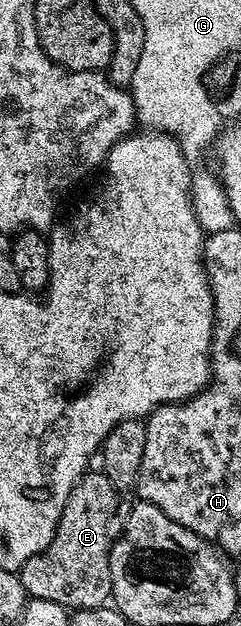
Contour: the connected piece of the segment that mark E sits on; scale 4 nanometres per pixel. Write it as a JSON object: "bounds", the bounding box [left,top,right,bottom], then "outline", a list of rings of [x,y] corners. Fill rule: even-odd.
{"bounds":[18,471,126,610],"outline":[[[85,471],[70,490],[50,546],[18,569],[24,591],[33,601],[57,604],[69,610],[102,608],[109,603],[110,554],[124,531],[126,504],[124,508],[121,489],[115,488],[103,471],[92,471]]]}

